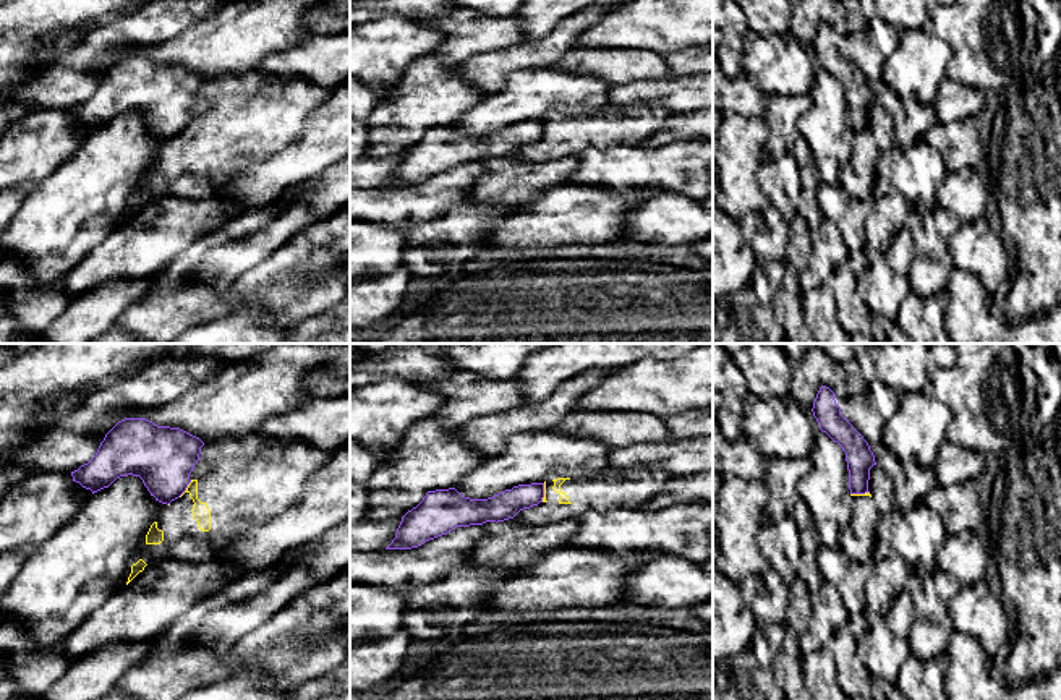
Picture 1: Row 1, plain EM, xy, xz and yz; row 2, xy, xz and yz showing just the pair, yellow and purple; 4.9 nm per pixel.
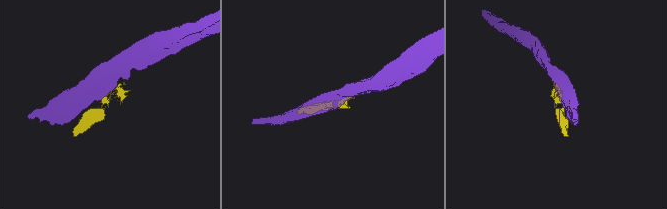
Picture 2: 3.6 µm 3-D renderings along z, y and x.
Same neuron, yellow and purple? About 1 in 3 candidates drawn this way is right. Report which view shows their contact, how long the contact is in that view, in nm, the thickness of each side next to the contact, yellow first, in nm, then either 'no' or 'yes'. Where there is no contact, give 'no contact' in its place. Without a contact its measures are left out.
contact in xy; length 110 nm; calibres 90 and 300 nm; no

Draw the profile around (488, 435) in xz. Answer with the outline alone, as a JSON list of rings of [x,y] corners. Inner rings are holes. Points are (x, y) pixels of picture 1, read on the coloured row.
[[[586,371],[562,382],[551,395],[554,402],[551,407],[541,402],[522,405],[505,413],[479,416],[465,423],[460,434],[483,457],[492,457],[502,452],[507,441],[515,434],[552,429],[569,413],[575,412],[577,402],[603,379],[604,376],[599,371]]]

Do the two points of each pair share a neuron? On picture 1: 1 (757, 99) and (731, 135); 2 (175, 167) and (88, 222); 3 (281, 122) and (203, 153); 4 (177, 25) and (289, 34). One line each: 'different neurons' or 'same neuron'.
1: different neurons
2: different neurons
3: same neuron
4: different neurons

